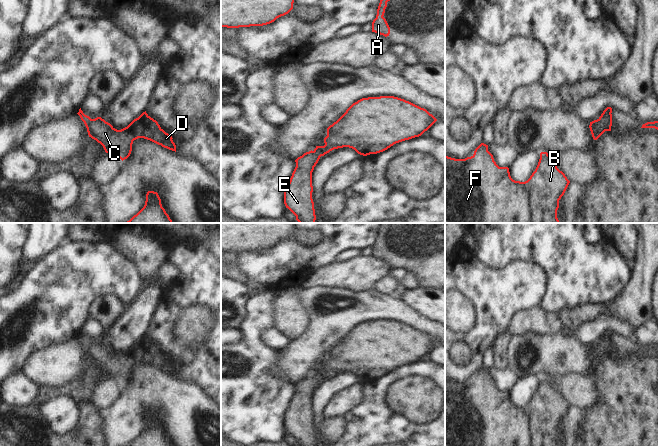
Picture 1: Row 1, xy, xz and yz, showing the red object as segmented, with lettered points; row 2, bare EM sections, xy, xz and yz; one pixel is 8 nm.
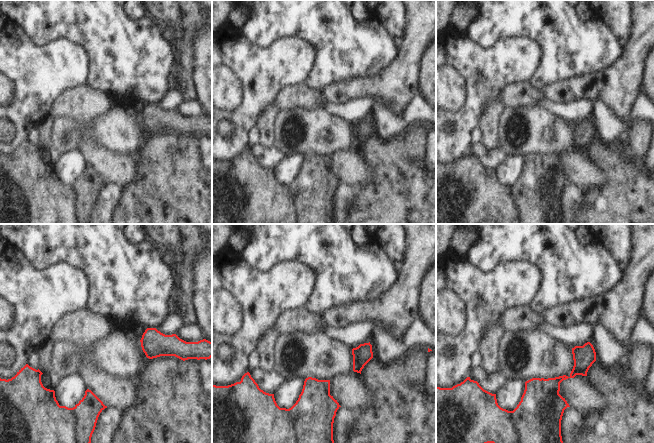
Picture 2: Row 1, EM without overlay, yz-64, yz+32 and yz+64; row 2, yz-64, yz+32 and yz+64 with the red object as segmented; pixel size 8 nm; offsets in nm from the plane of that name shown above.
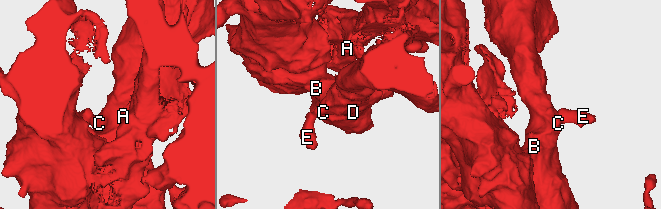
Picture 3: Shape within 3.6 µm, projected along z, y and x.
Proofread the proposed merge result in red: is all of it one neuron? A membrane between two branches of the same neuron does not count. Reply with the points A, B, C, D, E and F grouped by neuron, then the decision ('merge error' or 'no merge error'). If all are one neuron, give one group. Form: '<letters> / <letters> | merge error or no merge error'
A B C D E F | no merge error

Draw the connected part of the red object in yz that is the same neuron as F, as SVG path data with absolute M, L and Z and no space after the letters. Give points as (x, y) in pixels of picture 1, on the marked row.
M481 143L471 157L455 159L445 156L445 223L559 223L559 200L569 183L547 152L540 153L538 165L527 181L515 181L509 168L499 167L488 151L488 145Z

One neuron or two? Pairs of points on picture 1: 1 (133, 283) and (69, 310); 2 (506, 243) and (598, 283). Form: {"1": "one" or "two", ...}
{"1": "one", "2": "one"}

